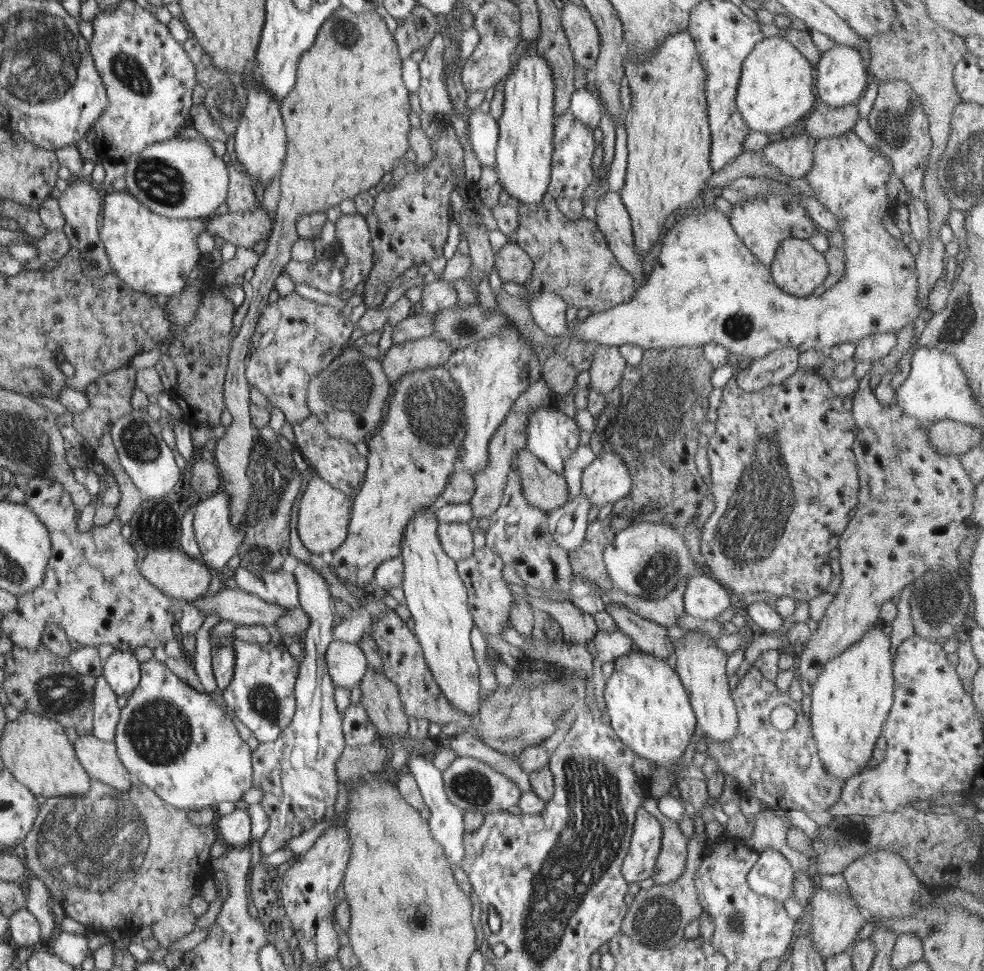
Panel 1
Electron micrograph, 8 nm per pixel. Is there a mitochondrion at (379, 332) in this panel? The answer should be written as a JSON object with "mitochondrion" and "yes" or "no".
{"mitochondrion":"no"}

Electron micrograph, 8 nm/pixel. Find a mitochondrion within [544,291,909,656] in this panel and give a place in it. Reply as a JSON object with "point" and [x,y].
{"point":[750,529]}

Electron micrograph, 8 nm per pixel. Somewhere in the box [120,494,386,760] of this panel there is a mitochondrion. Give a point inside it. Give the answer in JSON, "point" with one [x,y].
{"point":[156,526]}

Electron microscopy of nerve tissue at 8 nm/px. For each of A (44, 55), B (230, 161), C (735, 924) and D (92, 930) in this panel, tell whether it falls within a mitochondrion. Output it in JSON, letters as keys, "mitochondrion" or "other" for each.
{"A":"mitochondrion","B":"other","C":"mitochondrion","D":"other"}

